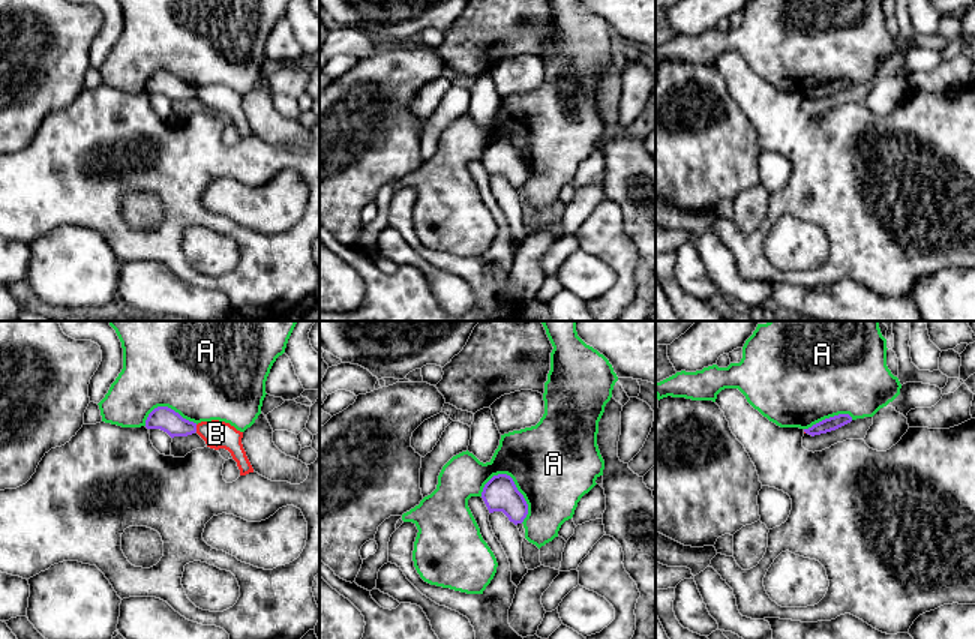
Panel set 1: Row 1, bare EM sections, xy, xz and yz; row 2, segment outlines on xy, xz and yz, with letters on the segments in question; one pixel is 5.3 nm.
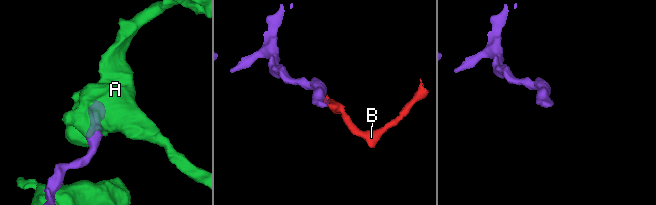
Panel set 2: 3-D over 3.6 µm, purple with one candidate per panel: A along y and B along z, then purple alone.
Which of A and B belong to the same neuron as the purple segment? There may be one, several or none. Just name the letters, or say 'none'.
none

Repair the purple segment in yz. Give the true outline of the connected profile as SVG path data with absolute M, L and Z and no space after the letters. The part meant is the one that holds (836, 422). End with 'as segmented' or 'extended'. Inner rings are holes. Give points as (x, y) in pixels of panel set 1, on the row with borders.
M838 414L830 418L825 418L816 424L813 424L808 429L804 429L806 434L814 436L814 435L820 435L820 434L826 434L831 430L836 430L848 423L852 422L852 417L849 414Z; as segmented

